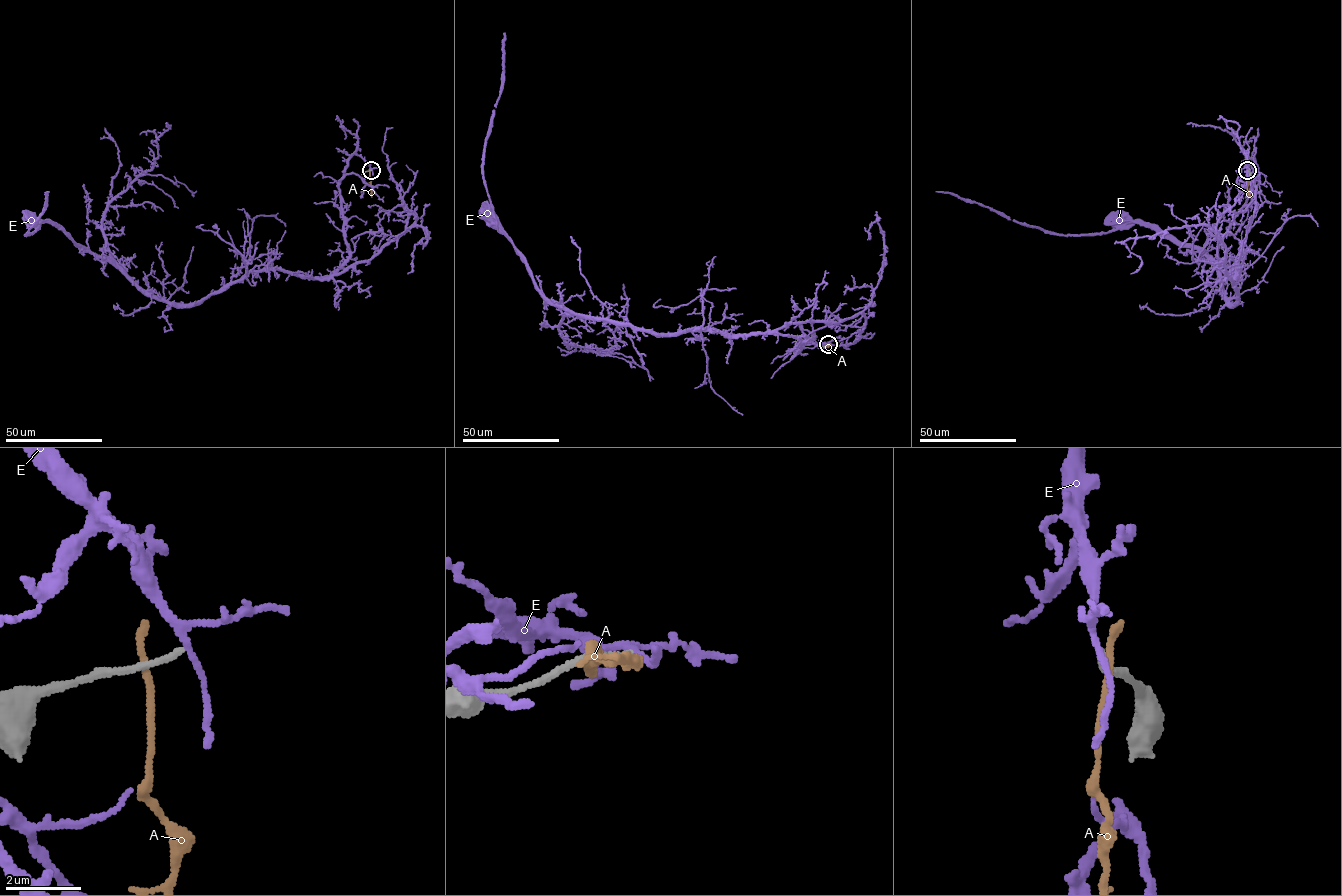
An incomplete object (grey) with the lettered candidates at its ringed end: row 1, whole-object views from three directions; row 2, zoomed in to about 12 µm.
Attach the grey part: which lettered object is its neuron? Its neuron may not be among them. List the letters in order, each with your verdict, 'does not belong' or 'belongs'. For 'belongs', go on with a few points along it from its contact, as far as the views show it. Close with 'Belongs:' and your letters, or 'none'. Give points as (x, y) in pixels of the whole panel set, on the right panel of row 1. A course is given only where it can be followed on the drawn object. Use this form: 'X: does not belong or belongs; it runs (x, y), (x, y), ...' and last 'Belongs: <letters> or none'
A: does not belong
E: does not belong
Belongs: none

